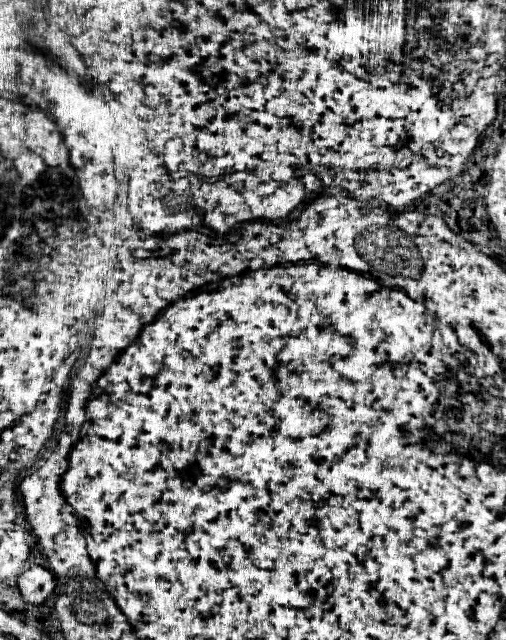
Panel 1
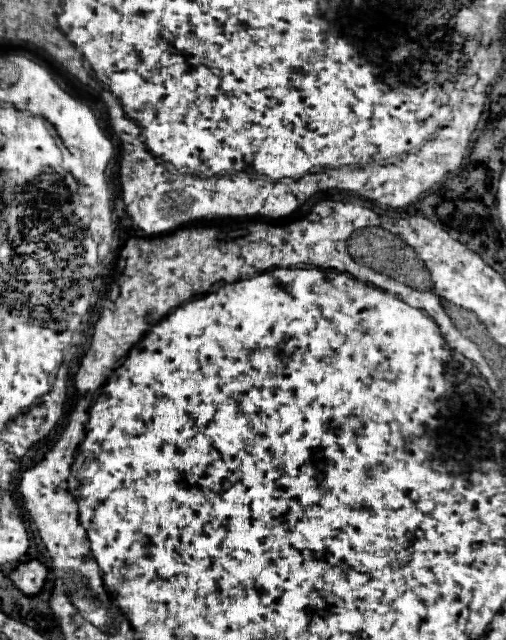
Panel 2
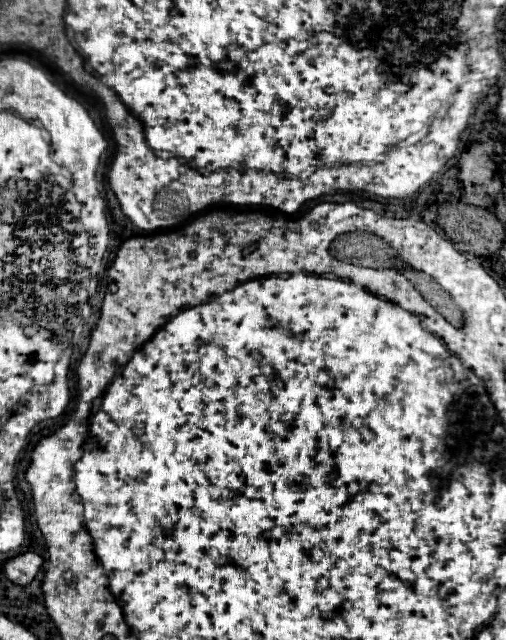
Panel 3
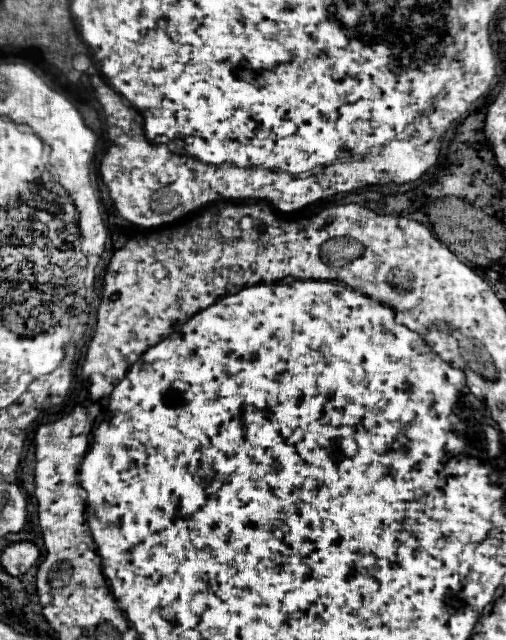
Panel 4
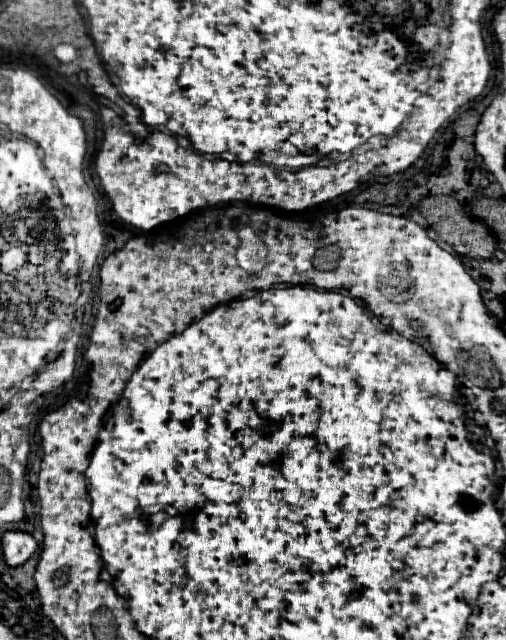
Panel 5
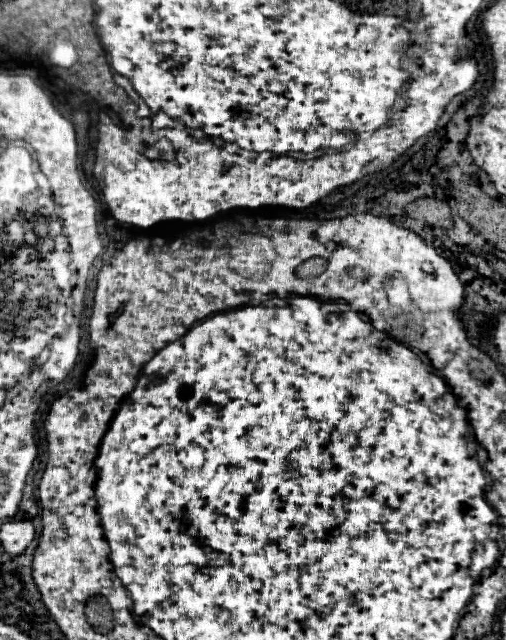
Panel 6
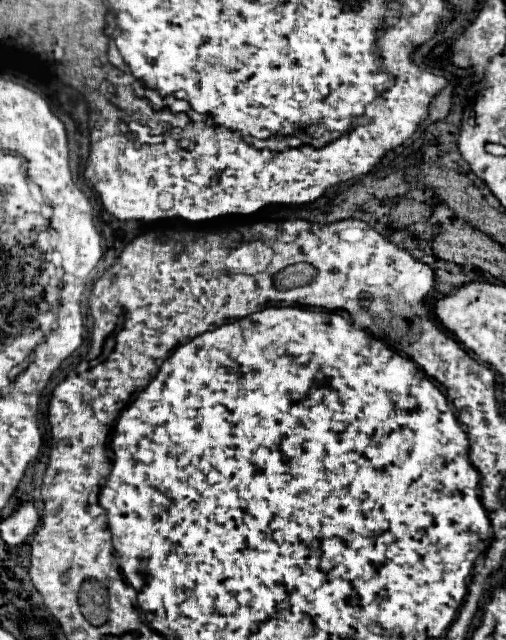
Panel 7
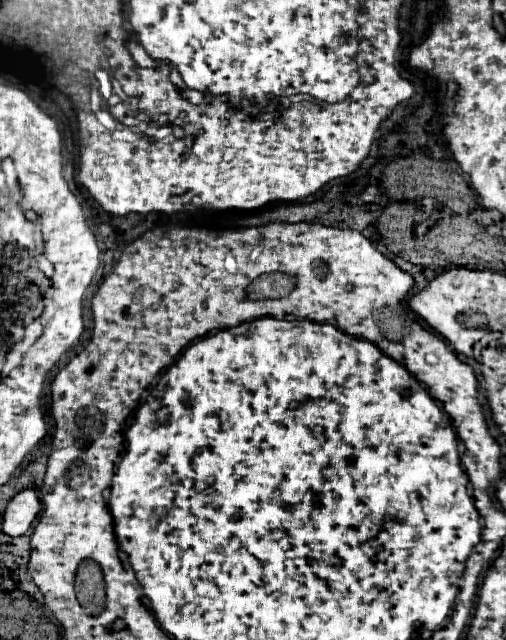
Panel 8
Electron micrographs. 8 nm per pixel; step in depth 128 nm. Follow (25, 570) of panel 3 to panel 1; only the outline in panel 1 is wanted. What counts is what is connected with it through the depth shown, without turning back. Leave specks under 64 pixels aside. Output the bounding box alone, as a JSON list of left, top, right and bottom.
[18,564,56,604]

